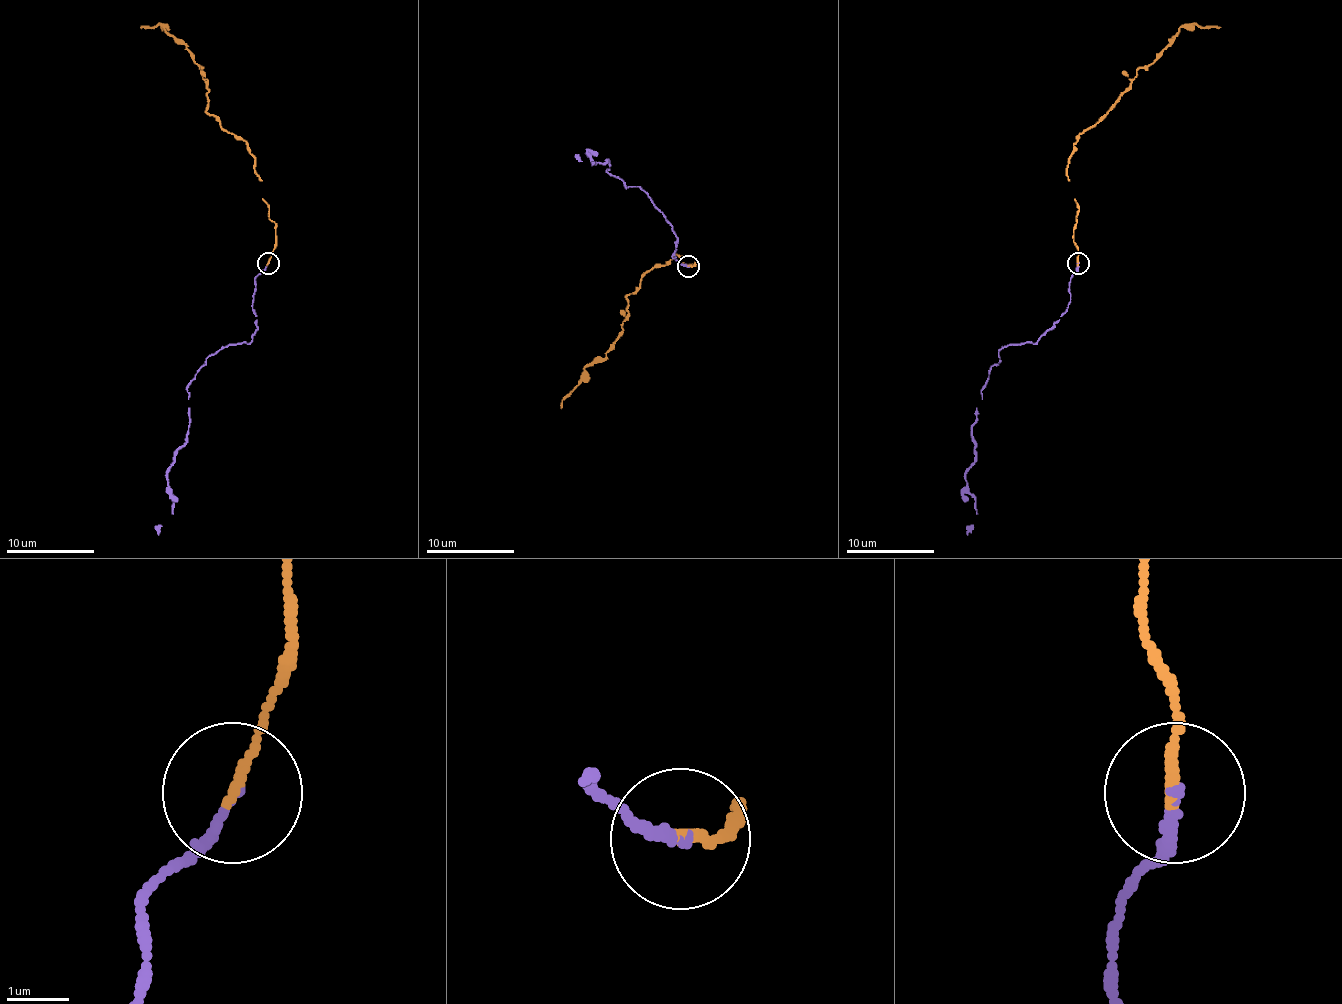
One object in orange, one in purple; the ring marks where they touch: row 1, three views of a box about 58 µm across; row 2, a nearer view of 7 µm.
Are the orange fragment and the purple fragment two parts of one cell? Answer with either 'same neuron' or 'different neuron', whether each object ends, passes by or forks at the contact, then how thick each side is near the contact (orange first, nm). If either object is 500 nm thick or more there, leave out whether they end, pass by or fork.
same neuron; orange ends; purple ends; calibres 180 and 140 nm

